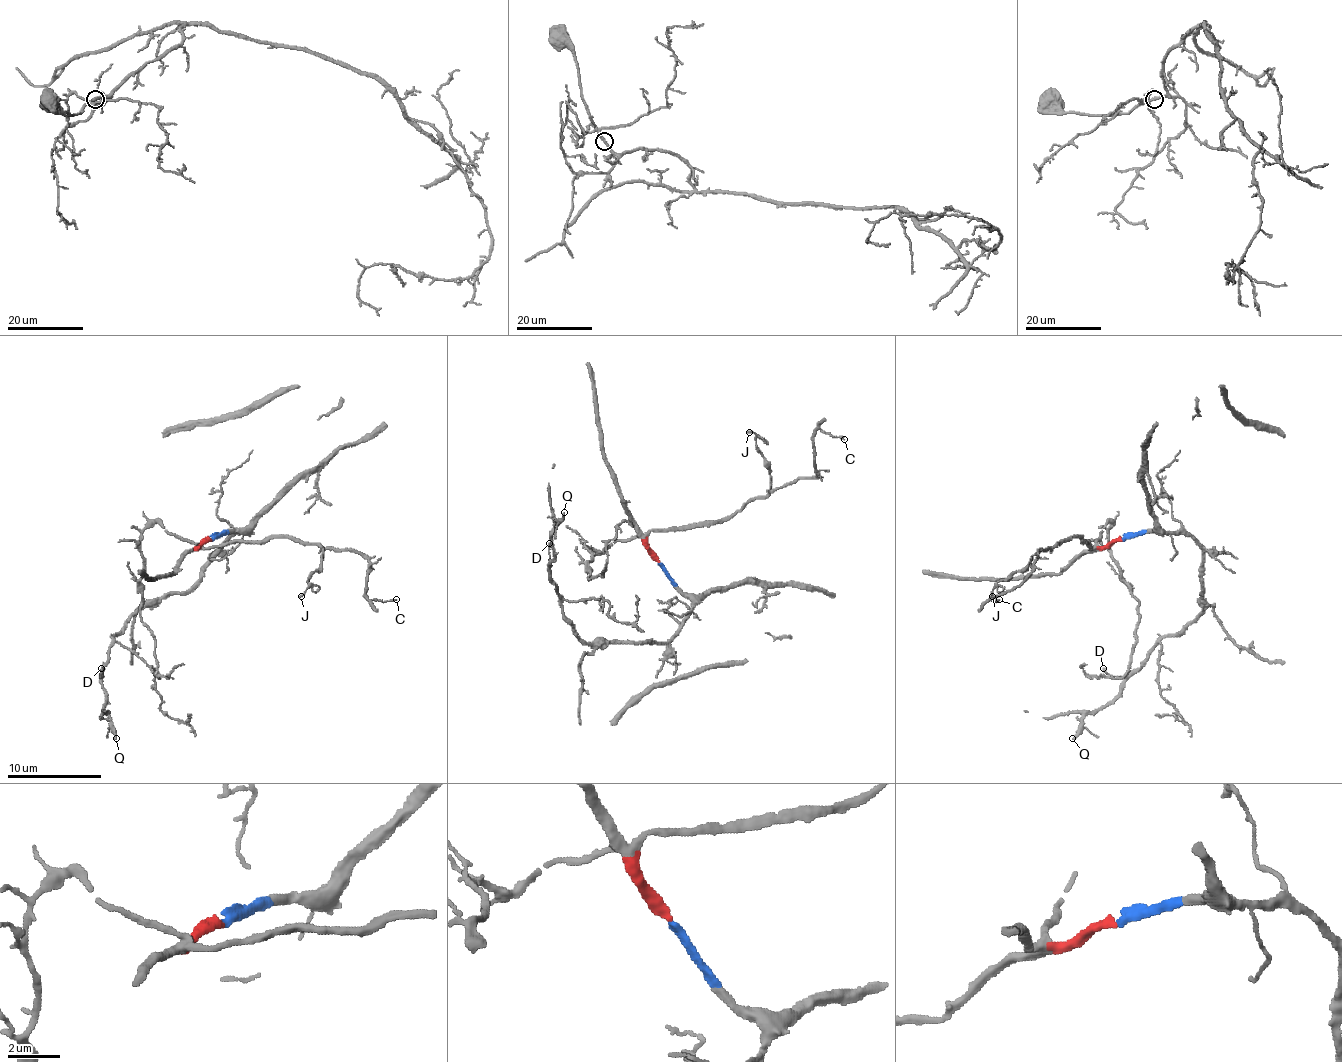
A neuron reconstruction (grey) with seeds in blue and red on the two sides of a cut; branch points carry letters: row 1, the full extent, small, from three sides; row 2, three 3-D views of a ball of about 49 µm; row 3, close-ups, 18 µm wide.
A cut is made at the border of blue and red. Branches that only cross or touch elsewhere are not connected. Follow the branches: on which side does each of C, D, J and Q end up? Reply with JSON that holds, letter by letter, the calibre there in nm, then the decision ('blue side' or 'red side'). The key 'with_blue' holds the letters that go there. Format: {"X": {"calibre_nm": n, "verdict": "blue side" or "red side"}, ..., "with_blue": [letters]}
{"C": {"calibre_nm": 140, "verdict": "red side"}, "D": {"calibre_nm": 140, "verdict": "blue side"}, "J": {"calibre_nm": 130, "verdict": "red side"}, "Q": {"calibre_nm": 200, "verdict": "blue side"}, "with_blue": ["D", "Q"]}

